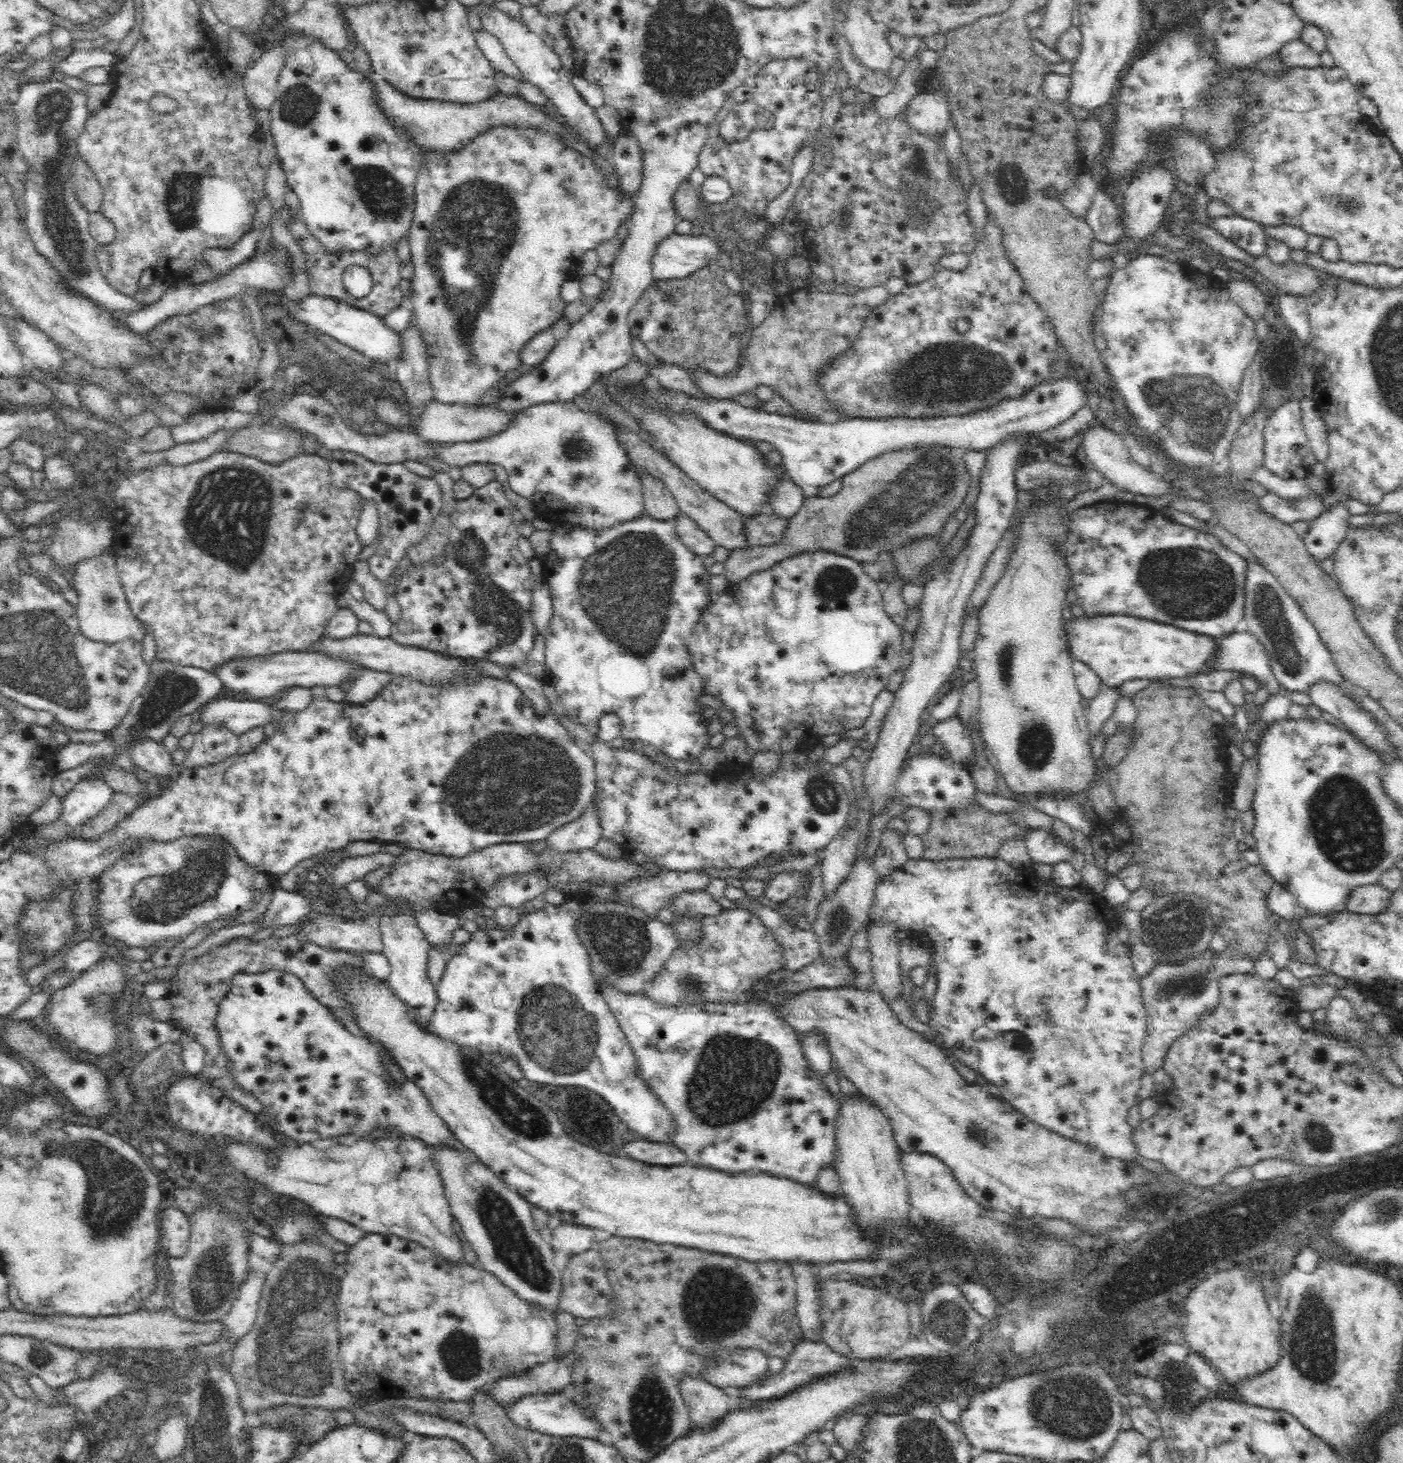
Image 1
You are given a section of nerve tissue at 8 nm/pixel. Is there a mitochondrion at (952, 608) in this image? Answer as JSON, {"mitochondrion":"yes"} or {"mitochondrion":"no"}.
{"mitochondrion":"no"}

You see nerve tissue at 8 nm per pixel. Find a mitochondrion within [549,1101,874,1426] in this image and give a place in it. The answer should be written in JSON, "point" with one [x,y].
{"point":[718,1304]}

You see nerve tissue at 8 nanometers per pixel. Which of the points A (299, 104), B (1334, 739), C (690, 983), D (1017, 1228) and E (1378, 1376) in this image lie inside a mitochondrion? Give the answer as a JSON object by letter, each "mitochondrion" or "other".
{"A":"mitochondrion","B":"other","C":"mitochondrion","D":"other","E":"other"}

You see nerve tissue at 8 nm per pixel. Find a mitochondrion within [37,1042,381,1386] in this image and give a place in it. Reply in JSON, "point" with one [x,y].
{"point":[116,1195]}

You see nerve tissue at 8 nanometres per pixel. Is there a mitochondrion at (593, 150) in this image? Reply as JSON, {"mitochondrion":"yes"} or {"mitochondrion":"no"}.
{"mitochondrion":"no"}

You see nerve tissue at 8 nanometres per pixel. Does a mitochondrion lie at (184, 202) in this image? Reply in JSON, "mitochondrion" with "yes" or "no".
{"mitochondrion":"yes"}

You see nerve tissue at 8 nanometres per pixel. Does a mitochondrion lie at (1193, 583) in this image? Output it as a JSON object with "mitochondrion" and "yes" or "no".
{"mitochondrion":"yes"}

